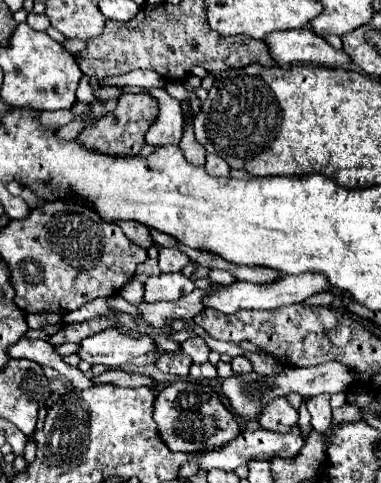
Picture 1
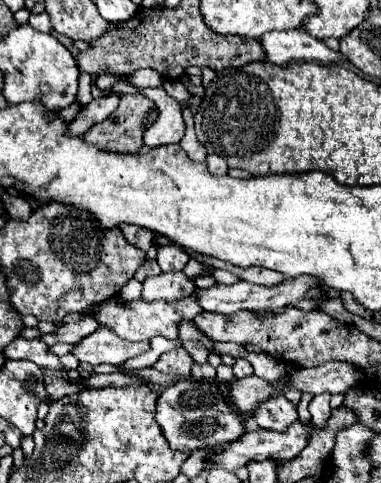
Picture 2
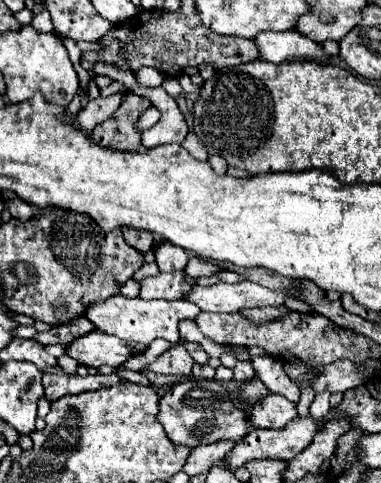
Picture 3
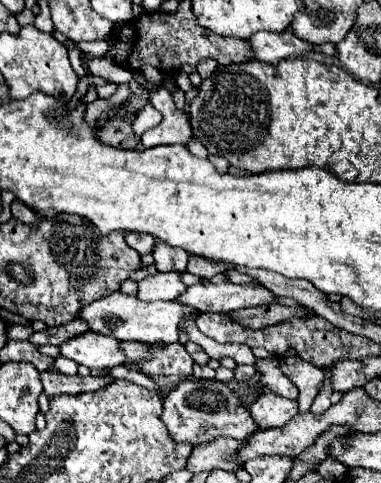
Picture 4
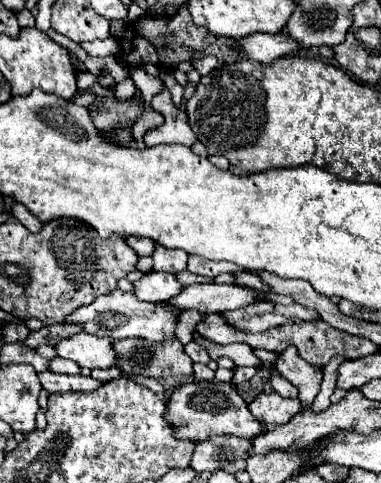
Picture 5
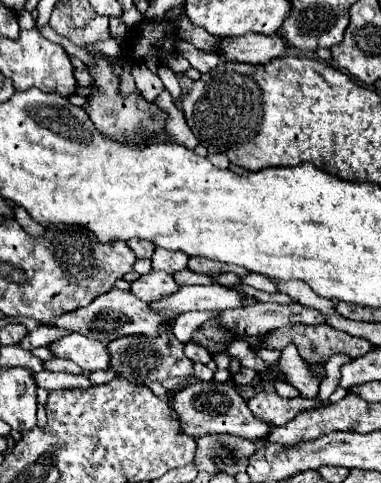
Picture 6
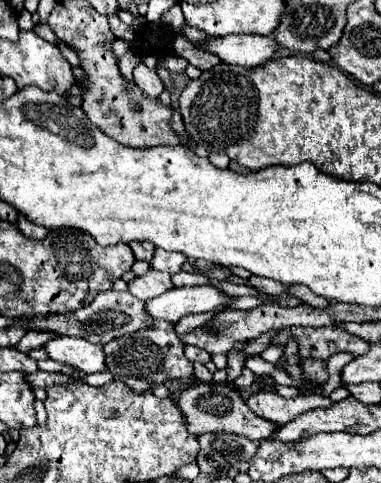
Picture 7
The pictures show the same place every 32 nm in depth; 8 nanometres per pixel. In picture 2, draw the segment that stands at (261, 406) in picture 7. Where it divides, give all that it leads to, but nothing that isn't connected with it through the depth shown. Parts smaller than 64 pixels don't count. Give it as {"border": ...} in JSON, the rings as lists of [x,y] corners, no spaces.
{"border":[[[274,396],[258,406],[258,410],[254,412],[254,420],[260,428],[284,432],[292,422],[298,420],[298,412],[284,396]]]}

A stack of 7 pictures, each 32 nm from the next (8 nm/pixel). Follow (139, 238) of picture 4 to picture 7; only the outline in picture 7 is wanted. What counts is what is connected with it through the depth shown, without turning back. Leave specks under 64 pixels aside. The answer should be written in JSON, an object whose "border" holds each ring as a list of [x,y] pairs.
{"border":[[[134,240],[134,242],[130,244],[130,248],[132,248],[136,260],[146,260],[146,262],[152,260],[152,254],[154,254],[154,246],[152,246],[152,244],[148,244],[148,242],[136,242],[136,240]]]}

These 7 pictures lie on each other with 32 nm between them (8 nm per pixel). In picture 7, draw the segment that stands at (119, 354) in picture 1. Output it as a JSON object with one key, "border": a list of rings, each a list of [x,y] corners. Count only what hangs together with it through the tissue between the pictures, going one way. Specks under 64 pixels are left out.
{"border":[[[80,336],[54,338],[48,344],[44,344],[44,350],[52,360],[72,364],[86,374],[106,370],[104,344],[92,344],[88,340],[80,340]]]}

